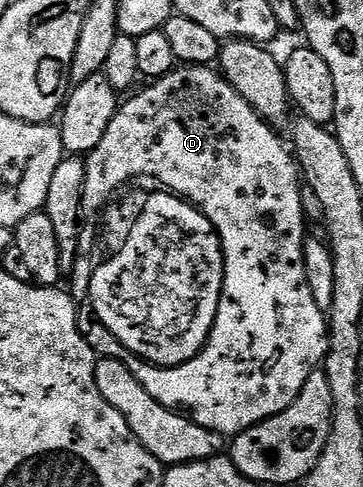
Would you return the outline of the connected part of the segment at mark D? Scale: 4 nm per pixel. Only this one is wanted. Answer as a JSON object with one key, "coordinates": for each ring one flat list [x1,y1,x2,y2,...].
{"coordinates":[[206,65,176,67,171,70,169,75,152,80,148,85,151,86,144,93,137,94,132,101,124,100,120,104,118,111,115,113,113,123,109,123,109,131,105,131,105,139,101,139,101,143,97,143,94,151,86,154,87,170,85,171,85,187,83,188,84,214,90,215,90,213,101,212,110,203,111,196,126,181,131,181,134,177,152,177,153,182,158,183,160,186,167,181,162,188,179,198,183,198,183,200,194,205,196,209,199,209,218,233,223,246,223,293,220,295,216,319,212,325,211,333,207,337,205,346,195,357,189,359,183,365,163,368,144,361,141,357,134,354,133,351,127,350,118,341,117,336,113,335,113,332,109,331,108,327,103,326,96,319,91,319,88,325,86,322,82,326,83,338,86,339,91,350,99,357,117,359,121,363,125,363,129,367,129,371,133,371,133,375,139,380,141,387,145,387,145,391,149,391,149,395,153,395,153,399,157,399,157,403,161,403,167,409,174,409,190,417,202,429,209,429,212,433,220,435,243,433,249,427,253,427,257,423,261,423,265,419,269,419,273,415,285,411,285,407,292,405,297,399,301,387,305,387,305,379,309,379,309,375,314,369,322,366,323,358,327,356,327,318,324,310,319,309,317,303,313,303,313,291,309,291,309,283,305,279,305,263,303,262,303,242,305,240,303,225,305,226,305,218,301,205,301,170,293,156,292,150,288,148,285,141,285,146,283,146,282,139,275,134,278,132,268,125,249,103,245,103,245,99,241,99,239,92,223,78,222,73,216,71,214,68]]}

